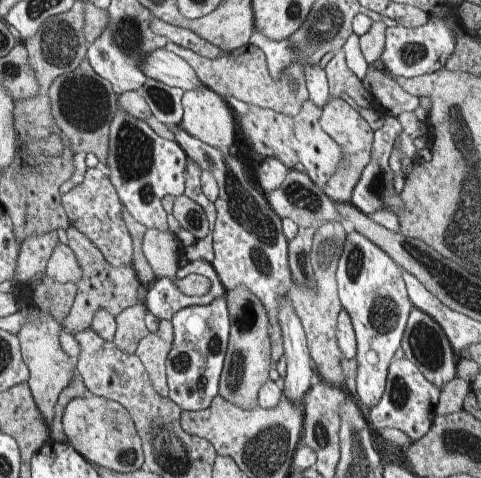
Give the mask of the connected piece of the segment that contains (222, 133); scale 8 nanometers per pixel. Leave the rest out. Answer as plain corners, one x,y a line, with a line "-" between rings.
203,85
202,88
183,91
181,104
183,106
183,117
179,125
190,136
201,140
204,144
227,152
227,149
234,144
234,140
238,136
238,125
236,114
228,106
225,98

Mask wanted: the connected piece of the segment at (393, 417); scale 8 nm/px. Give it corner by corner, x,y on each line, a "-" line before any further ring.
406,357
394,360
388,367
386,377
386,388
384,396
376,406
369,408
370,412
366,417
370,426
377,430
384,428
398,428
406,433
413,440
426,436
430,425
435,417
436,405
438,404
440,390
430,384
424,375

